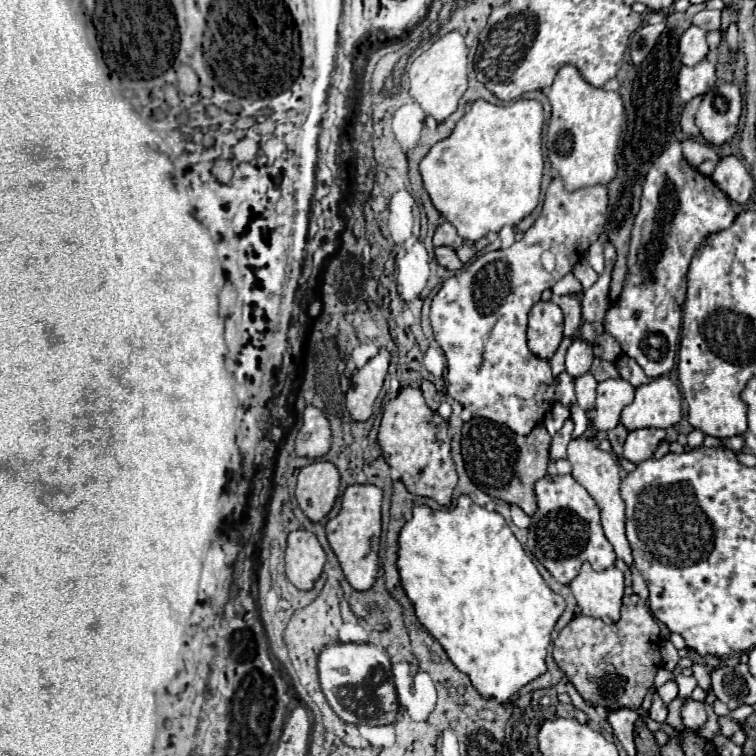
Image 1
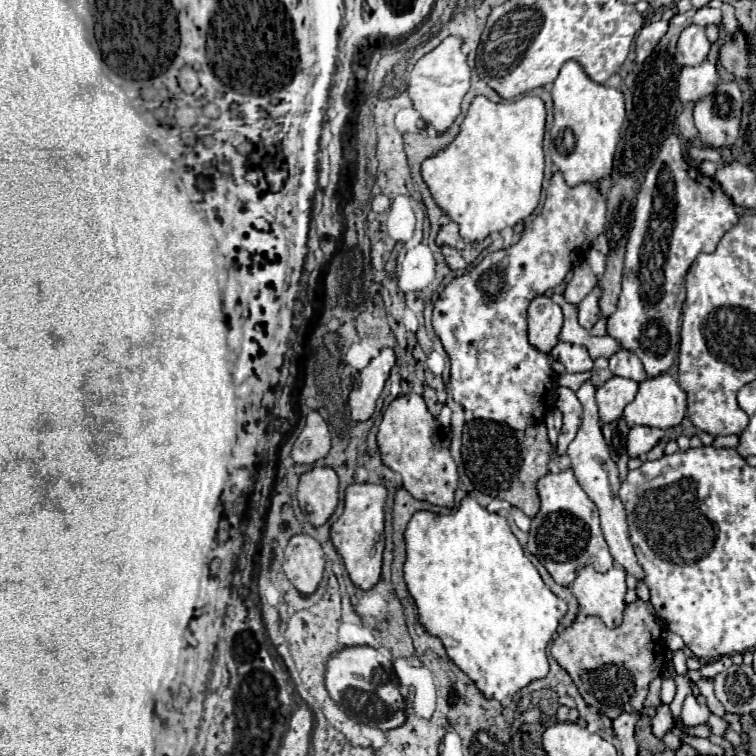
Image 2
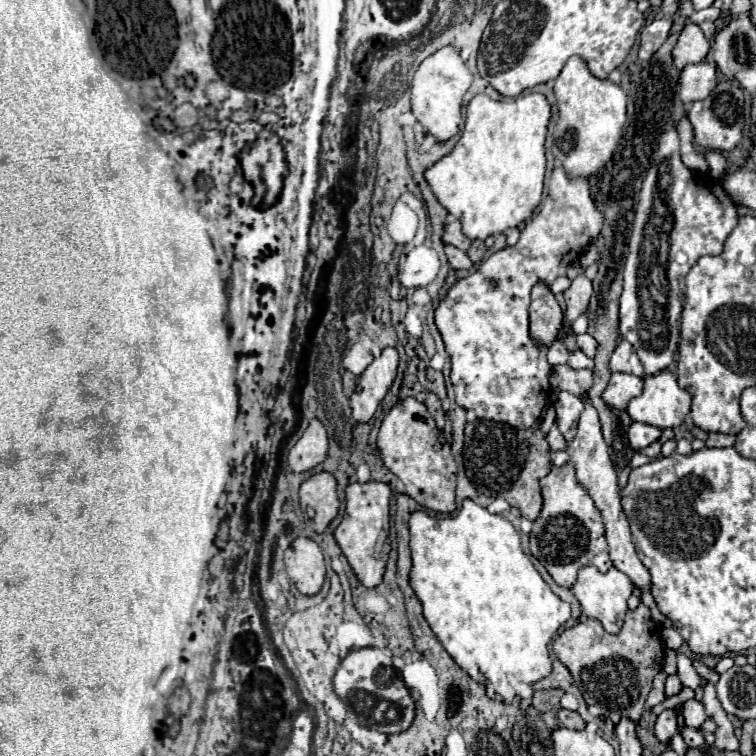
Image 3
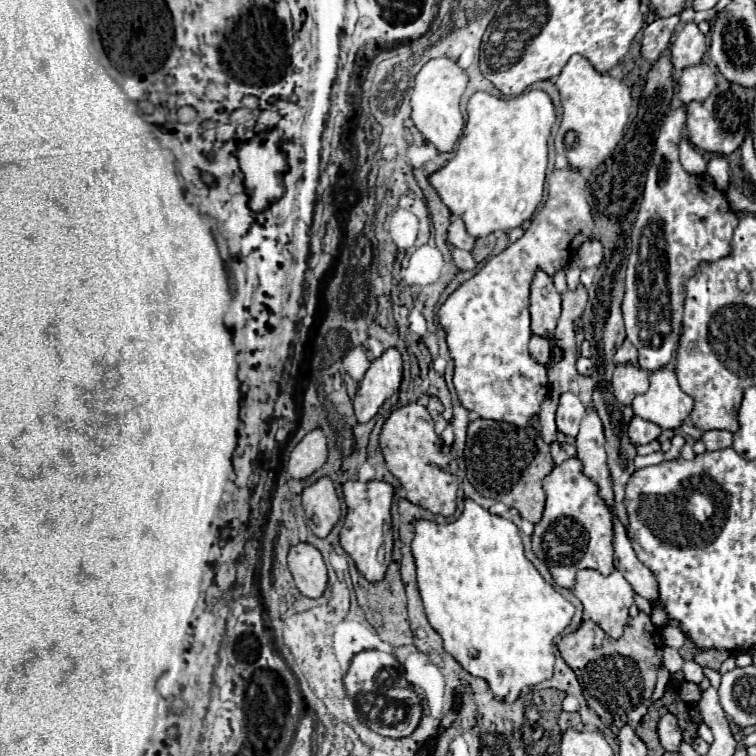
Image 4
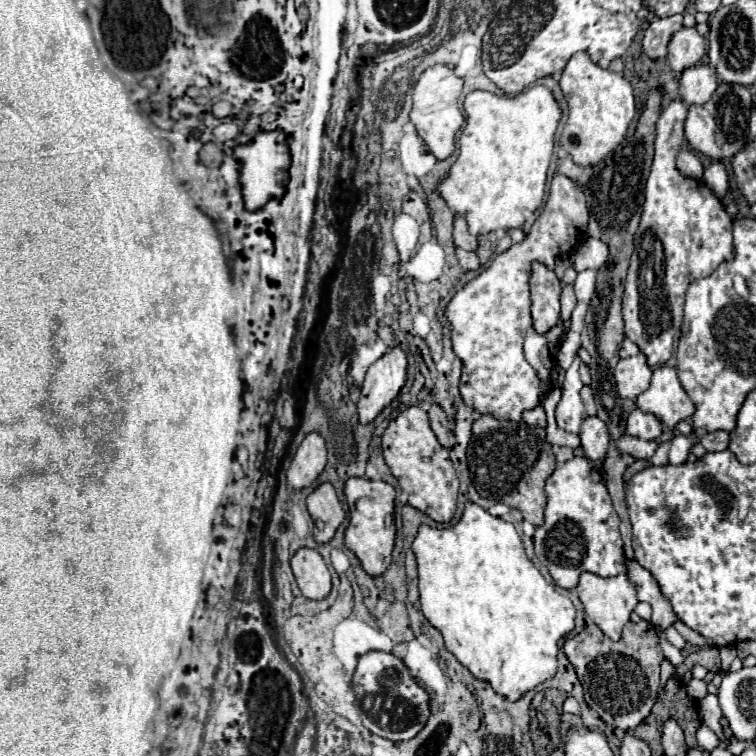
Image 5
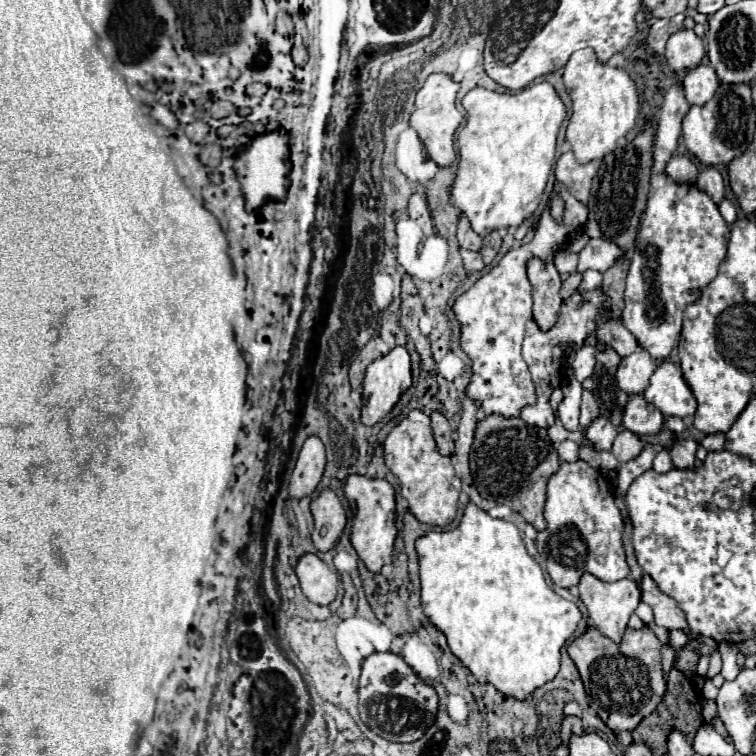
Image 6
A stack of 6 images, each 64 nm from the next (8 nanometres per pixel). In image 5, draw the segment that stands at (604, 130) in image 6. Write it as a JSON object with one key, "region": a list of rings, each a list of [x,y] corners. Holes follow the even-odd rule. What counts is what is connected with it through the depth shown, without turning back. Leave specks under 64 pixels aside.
{"region":[[[576,52],[560,76],[560,88],[568,102],[568,120],[560,134],[560,146],[572,156],[576,164],[584,168],[596,166],[626,136],[626,130],[636,112],[632,86],[622,78],[622,74],[614,74],[596,66],[586,52]]]}

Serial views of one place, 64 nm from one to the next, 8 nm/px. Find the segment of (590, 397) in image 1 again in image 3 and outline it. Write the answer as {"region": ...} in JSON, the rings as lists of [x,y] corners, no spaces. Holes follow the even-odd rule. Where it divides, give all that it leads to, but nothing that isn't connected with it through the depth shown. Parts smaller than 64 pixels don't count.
{"region":[[[588,394],[582,396],[584,402],[584,412],[580,416],[578,422],[578,432],[574,436],[574,440],[568,444],[568,454],[570,454],[570,462],[576,468],[576,478],[578,482],[586,488],[586,492],[590,494],[590,498],[594,500],[596,508],[602,514],[604,520],[604,528],[606,528],[606,540],[610,546],[610,560],[612,564],[624,572],[632,584],[636,584],[640,590],[650,590],[650,572],[644,568],[644,564],[638,560],[638,554],[634,550],[634,544],[630,540],[630,530],[628,530],[628,520],[626,514],[620,506],[620,488],[618,488],[618,478],[616,478],[616,470],[614,464],[608,456],[608,446],[604,444],[602,432],[600,432],[600,420],[598,420],[598,412],[596,408],[590,404]]]}

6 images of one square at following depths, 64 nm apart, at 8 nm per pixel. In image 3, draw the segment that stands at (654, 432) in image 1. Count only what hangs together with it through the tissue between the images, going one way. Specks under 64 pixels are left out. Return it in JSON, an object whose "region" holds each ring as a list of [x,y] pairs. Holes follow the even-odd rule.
{"region":[[[634,422],[628,430],[628,442],[632,446],[634,452],[640,452],[642,448],[650,446],[652,442],[656,442],[662,436],[662,430],[650,424],[642,424],[642,422]]]}

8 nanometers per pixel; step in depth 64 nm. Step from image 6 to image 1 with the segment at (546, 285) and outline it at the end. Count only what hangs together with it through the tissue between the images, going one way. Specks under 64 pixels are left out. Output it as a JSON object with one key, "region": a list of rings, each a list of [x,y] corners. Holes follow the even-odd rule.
{"region":[[[538,302],[530,310],[528,322],[528,348],[532,354],[550,360],[562,340],[564,318],[554,302]]]}

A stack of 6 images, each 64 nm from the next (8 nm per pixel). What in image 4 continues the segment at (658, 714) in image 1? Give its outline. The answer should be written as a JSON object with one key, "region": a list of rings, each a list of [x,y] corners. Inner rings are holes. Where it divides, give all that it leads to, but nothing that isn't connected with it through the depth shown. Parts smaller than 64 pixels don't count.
{"region":[[[666,712],[660,722],[658,722],[658,736],[660,736],[660,744],[668,750],[668,752],[678,752],[678,744],[682,740],[682,730],[676,724],[676,716]]]}

